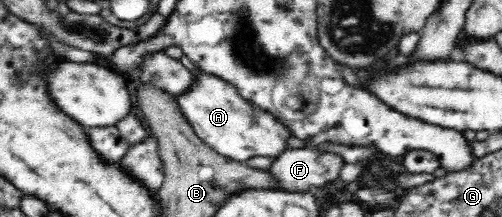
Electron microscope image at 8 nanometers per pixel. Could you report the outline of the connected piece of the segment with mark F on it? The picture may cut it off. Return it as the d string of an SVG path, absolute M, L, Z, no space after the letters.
M310 147L288 148L278 156L269 172L286 191L307 193L315 187L337 181L345 164L341 156L332 152L318 152Z

